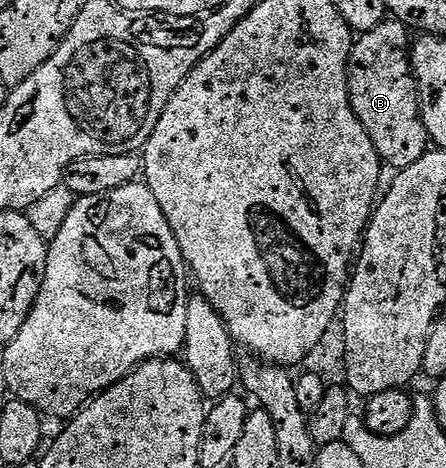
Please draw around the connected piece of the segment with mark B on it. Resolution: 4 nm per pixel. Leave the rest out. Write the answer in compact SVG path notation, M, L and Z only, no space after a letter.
M384 19L378 27L361 33L350 52L347 68L353 112L368 130L376 152L387 167L401 170L423 157L430 139L421 116L418 85L410 68L410 30L398 20Z

